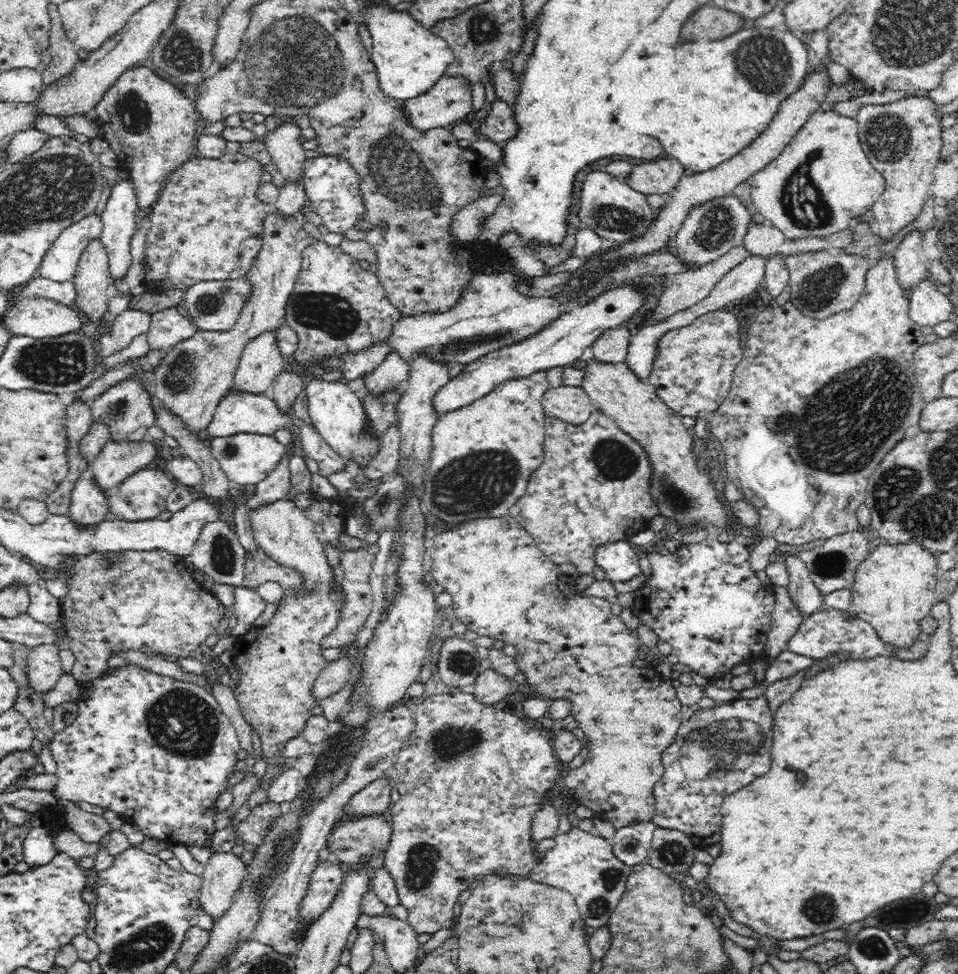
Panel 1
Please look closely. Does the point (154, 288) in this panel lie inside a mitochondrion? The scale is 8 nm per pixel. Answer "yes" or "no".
no

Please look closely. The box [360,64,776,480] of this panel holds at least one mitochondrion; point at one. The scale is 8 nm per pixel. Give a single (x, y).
(397, 171)

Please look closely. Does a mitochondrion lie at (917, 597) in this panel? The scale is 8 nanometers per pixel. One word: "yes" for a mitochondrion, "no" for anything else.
no

